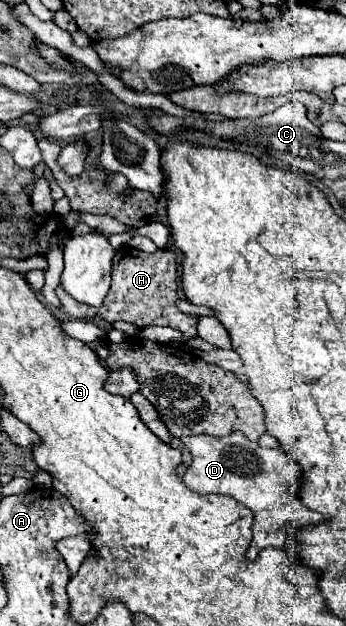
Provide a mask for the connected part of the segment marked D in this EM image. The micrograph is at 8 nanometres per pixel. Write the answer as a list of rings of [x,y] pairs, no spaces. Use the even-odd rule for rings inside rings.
[[[240,432],[222,436],[222,438],[206,436],[206,434],[200,434],[200,436],[182,436],[180,440],[186,446],[186,450],[192,454],[192,464],[190,464],[190,468],[186,470],[186,474],[182,478],[184,484],[190,490],[194,490],[198,494],[226,494],[226,496],[232,496],[242,506],[246,506],[246,508],[250,508],[254,512],[254,524],[252,524],[254,538],[252,538],[252,544],[248,548],[248,560],[254,560],[258,556],[258,552],[264,550],[264,548],[268,548],[268,546],[280,548],[280,546],[290,544],[294,540],[296,532],[302,530],[304,526],[312,526],[312,524],[328,520],[328,516],[324,516],[320,512],[314,512],[314,510],[310,510],[310,508],[306,508],[302,504],[302,500],[298,496],[300,486],[302,486],[302,470],[290,458],[290,454],[284,452],[282,448],[274,448],[274,450],[260,448],[256,442],[250,442],[248,438],[244,438]]]

